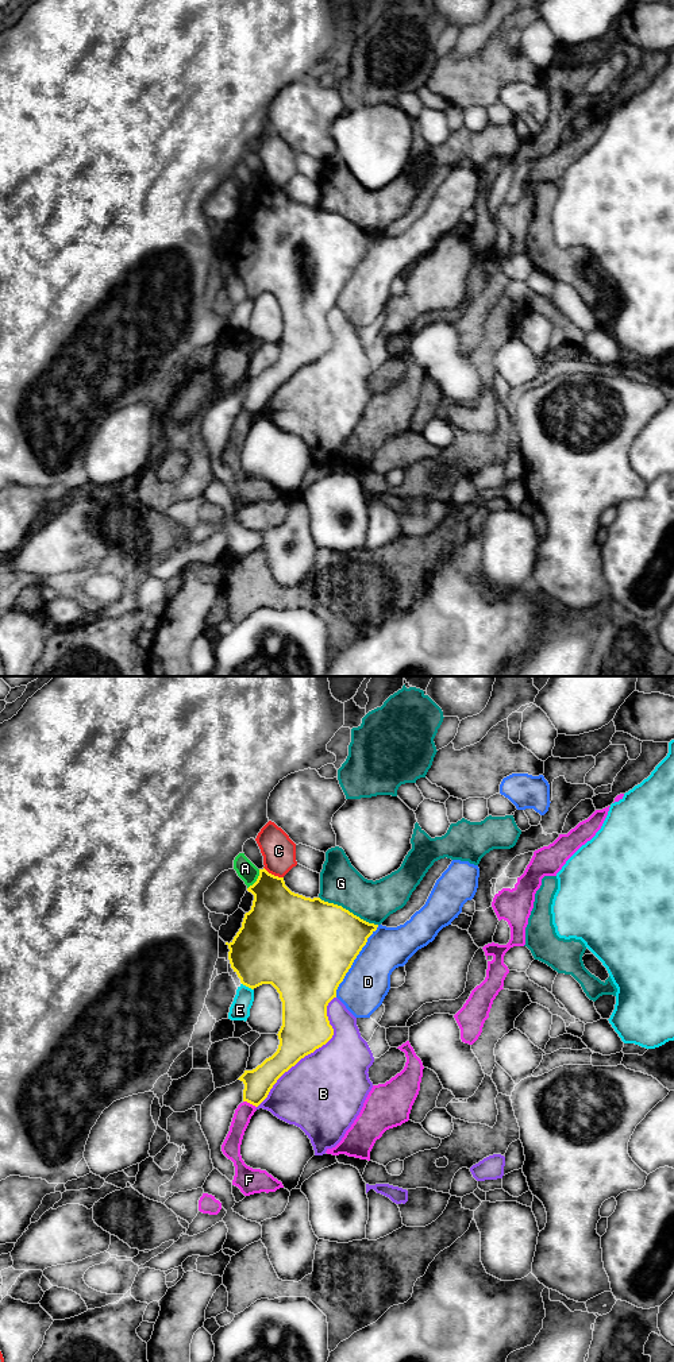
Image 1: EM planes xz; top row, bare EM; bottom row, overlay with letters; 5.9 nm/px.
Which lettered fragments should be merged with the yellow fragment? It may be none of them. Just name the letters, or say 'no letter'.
no letter

